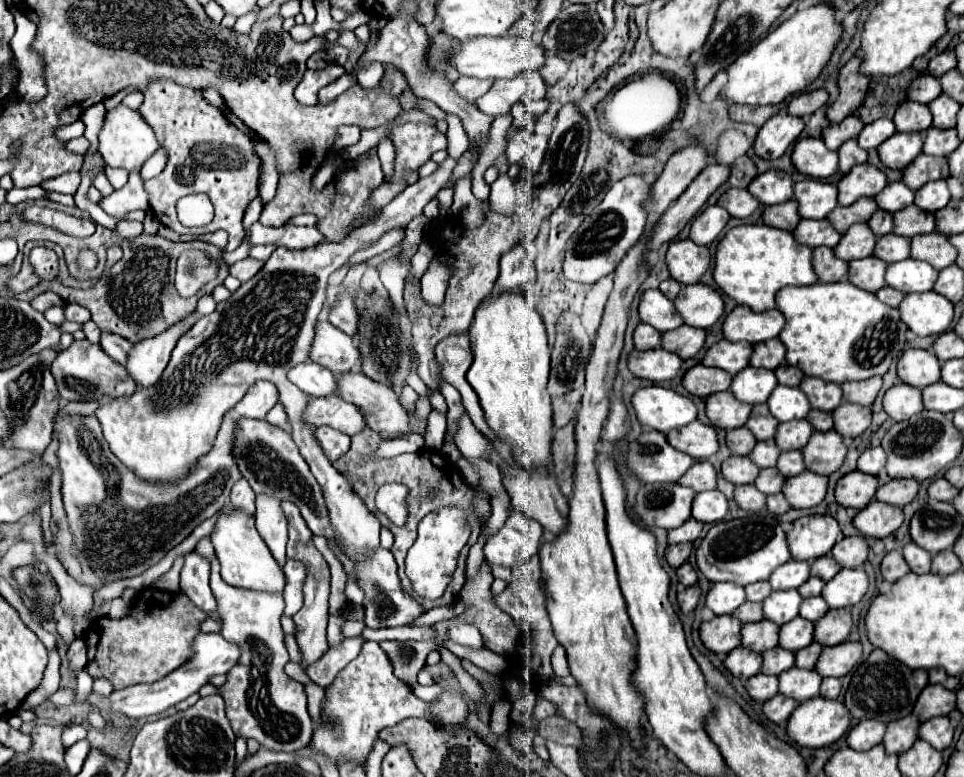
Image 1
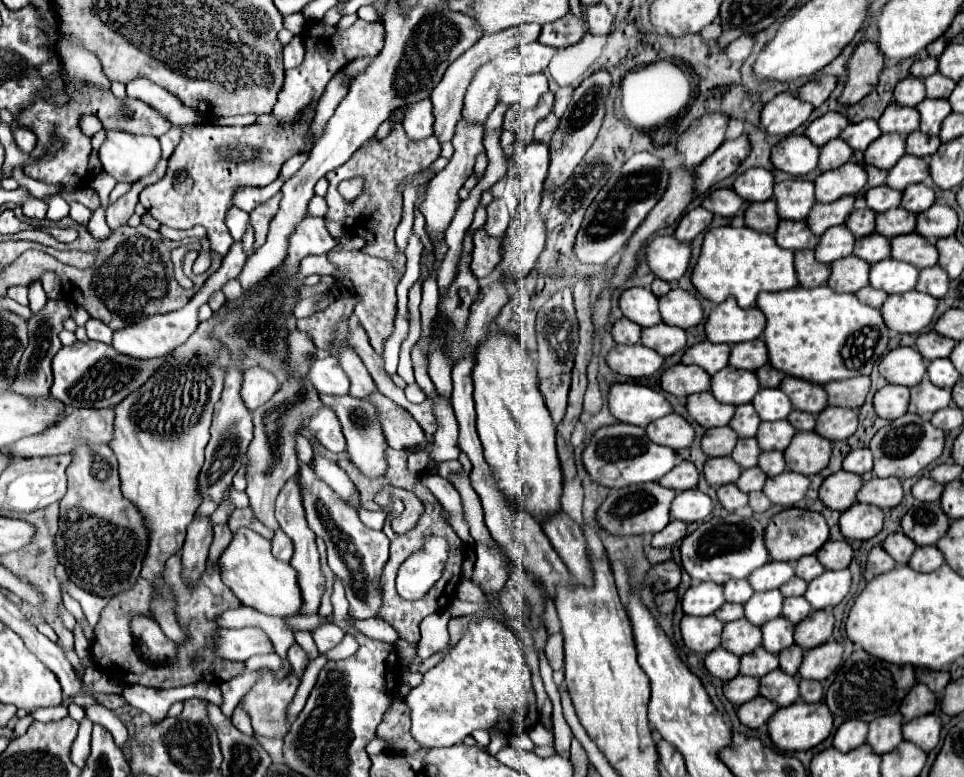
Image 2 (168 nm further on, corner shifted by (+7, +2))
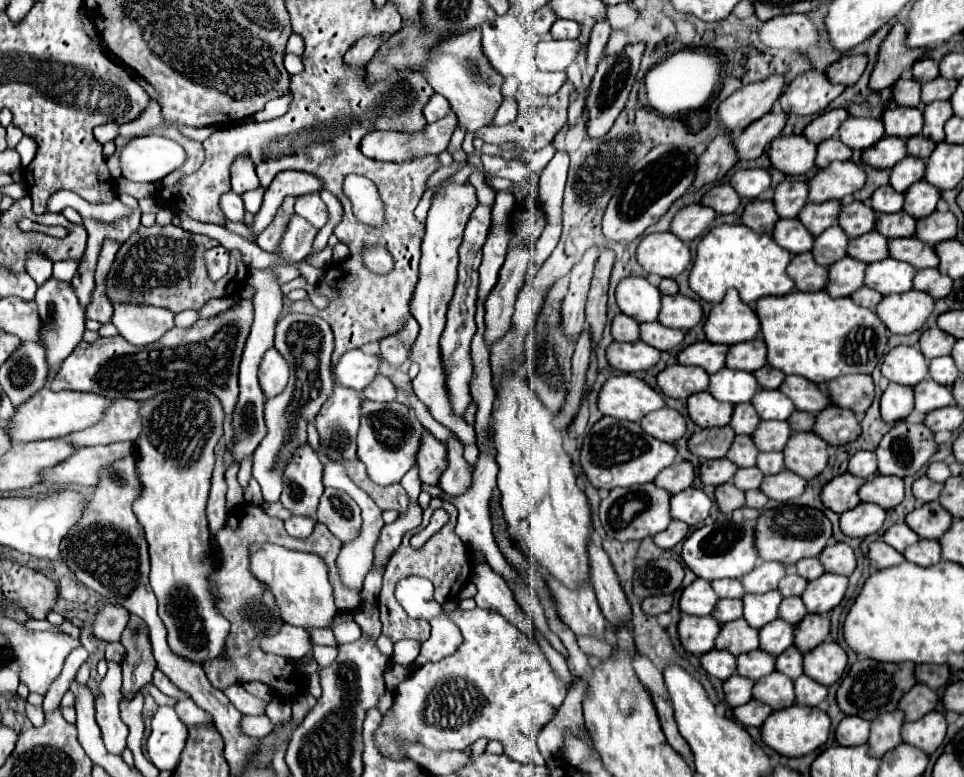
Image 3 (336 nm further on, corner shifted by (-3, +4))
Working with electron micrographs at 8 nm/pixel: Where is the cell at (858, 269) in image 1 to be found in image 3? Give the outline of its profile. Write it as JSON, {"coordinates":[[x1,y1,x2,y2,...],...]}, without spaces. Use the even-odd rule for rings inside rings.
{"coordinates":[[850,256,834,262,828,268,828,286,826,286,826,290,834,298,842,298,842,296,848,296,848,294,856,292,858,288,864,286,866,266,868,264,858,262,854,258,850,258]]}

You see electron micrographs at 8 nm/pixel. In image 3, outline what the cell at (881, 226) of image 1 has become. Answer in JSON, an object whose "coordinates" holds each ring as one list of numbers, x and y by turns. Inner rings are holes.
{"coordinates":[[854,200,854,202,842,206,838,224,842,226,842,230,846,230,846,234,850,238,858,238,858,236,874,230,876,212,870,206]]}

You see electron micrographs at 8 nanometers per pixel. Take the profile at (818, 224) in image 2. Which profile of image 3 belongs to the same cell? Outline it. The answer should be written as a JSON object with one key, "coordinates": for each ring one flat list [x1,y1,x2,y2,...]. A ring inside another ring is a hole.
{"coordinates":[[822,202,822,204,806,204,806,208,798,214,798,220,814,234,822,234,826,228,834,226,838,220,842,204,840,202]]}

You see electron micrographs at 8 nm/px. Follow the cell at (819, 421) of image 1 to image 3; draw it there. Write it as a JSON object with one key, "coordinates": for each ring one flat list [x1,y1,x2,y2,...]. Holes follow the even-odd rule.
{"coordinates":[[796,410,790,418,788,418,788,424,792,430,812,430,814,428,814,422,816,422,816,416,810,414,810,412,800,412]]}

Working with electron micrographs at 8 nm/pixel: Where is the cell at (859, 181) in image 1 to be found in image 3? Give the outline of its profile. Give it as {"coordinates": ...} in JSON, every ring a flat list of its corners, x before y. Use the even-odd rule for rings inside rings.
{"coordinates":[[852,160,832,162,810,180,810,202,842,200,866,184,866,172]]}

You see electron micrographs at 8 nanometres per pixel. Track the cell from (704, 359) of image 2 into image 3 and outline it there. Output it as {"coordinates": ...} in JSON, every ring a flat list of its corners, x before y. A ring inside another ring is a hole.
{"coordinates":[[696,342,686,346,678,354,680,364,694,364,704,368,708,374,716,374,726,366,726,354,730,346,726,344,712,344,712,342]]}

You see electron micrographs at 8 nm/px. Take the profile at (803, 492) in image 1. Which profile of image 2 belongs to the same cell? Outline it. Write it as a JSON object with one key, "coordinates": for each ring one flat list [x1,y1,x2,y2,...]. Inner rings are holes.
{"coordinates":[[782,472,778,476,772,476,766,480,762,492,768,496,768,500,772,504,778,506,794,506,796,502,800,502,806,496,806,490,810,486,810,478,798,474,798,472]]}

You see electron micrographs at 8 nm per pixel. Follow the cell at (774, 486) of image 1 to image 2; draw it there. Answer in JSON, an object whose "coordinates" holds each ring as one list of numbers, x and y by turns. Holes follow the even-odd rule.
{"coordinates":[[748,468,748,470,742,470,740,478,736,480,736,486,742,490,742,492,754,492,754,490,762,490,764,486,764,472,760,472,760,468]]}

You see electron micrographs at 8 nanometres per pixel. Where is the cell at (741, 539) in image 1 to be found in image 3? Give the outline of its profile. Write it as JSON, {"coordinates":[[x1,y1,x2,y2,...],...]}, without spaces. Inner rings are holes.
{"coordinates":[[732,520,704,524,686,538,682,558,698,578,710,582,718,578,742,578,760,562,758,550,754,550,754,520,744,520,740,524]]}

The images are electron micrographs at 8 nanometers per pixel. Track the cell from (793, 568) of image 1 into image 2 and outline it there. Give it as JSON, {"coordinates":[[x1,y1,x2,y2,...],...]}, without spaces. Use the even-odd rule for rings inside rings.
{"coordinates":[[770,560,768,564,764,564,764,568,756,568,756,572,748,576,748,584,752,586,754,592,766,592,766,590,780,588,792,576,794,576,794,564]]}

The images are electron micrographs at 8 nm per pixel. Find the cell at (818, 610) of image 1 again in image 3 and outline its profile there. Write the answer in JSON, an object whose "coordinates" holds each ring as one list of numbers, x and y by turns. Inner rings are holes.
{"coordinates":[[784,598,780,604,780,618,790,624,798,624,806,614,808,612,802,598]]}

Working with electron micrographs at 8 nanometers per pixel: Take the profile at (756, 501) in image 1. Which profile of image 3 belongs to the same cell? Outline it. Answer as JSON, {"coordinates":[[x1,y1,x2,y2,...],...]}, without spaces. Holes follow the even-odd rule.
{"coordinates":[[728,482,716,488,716,504,724,514,732,514,734,510,746,506,746,496,742,490,732,486,732,482]]}

